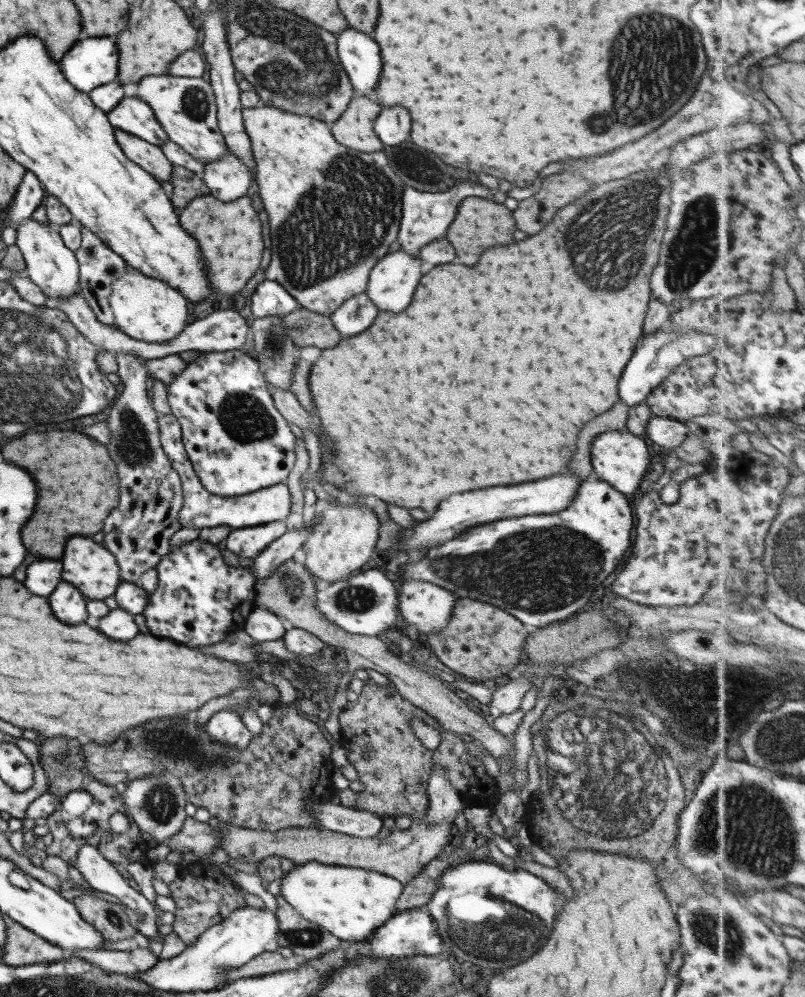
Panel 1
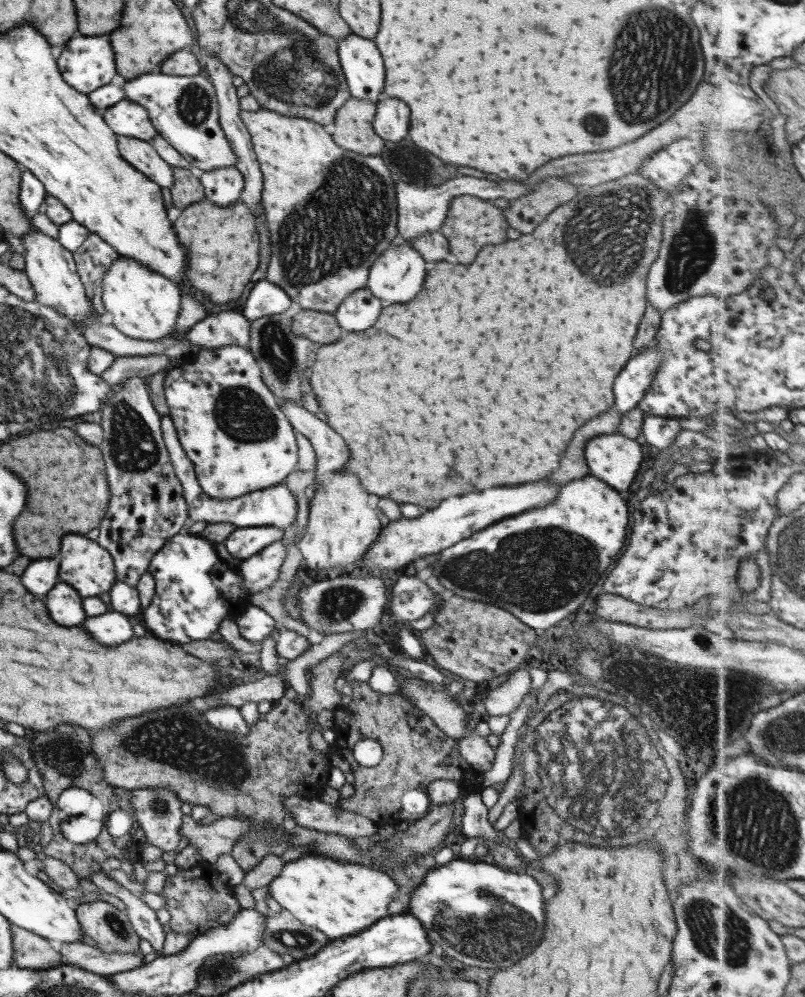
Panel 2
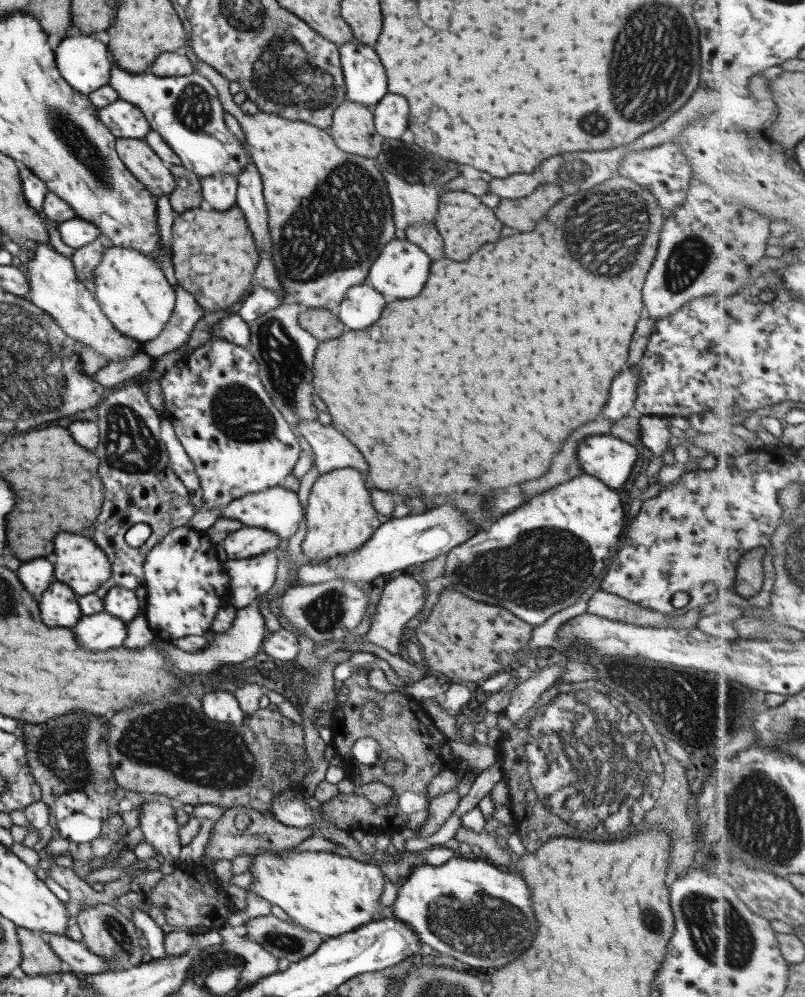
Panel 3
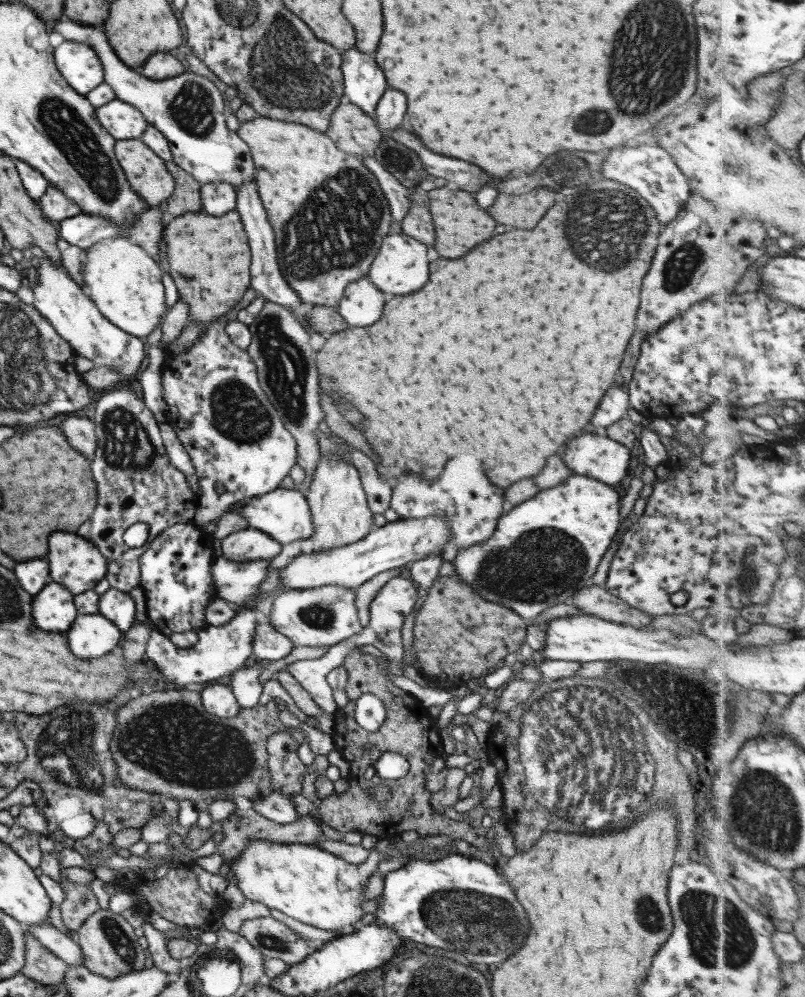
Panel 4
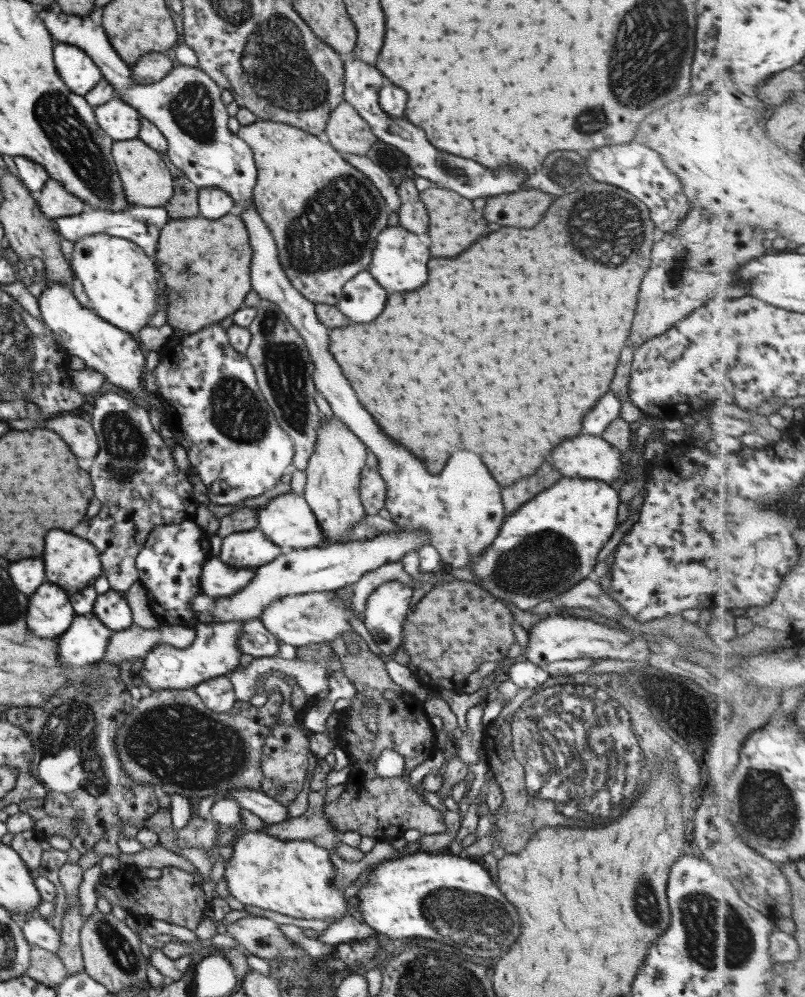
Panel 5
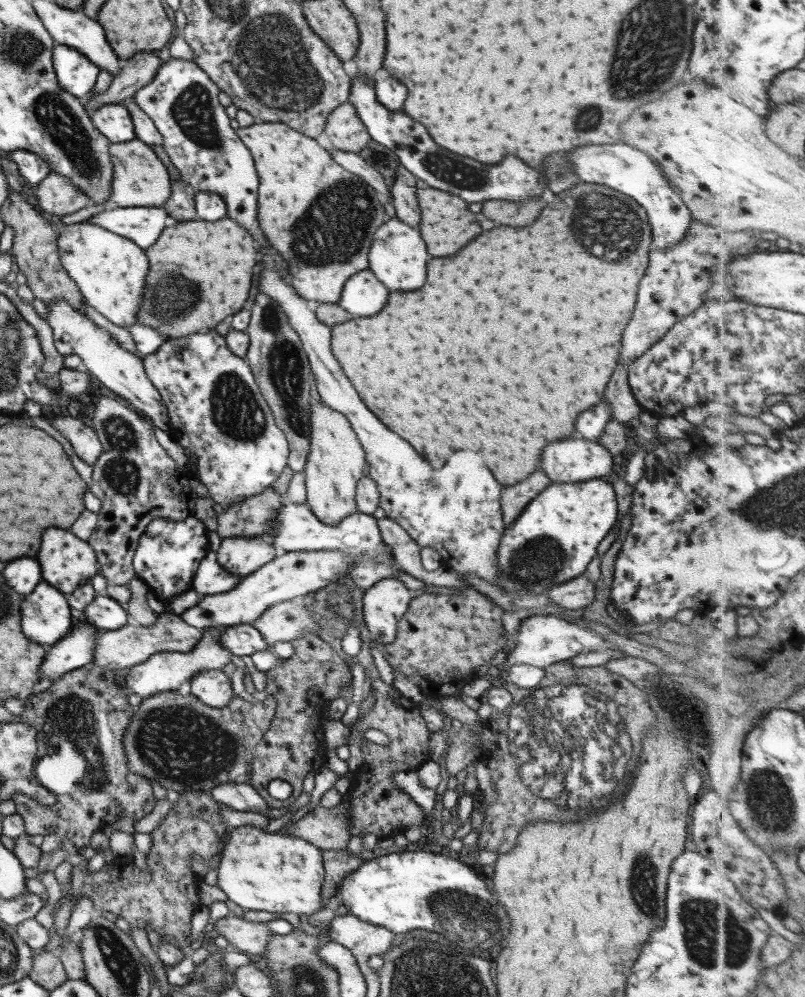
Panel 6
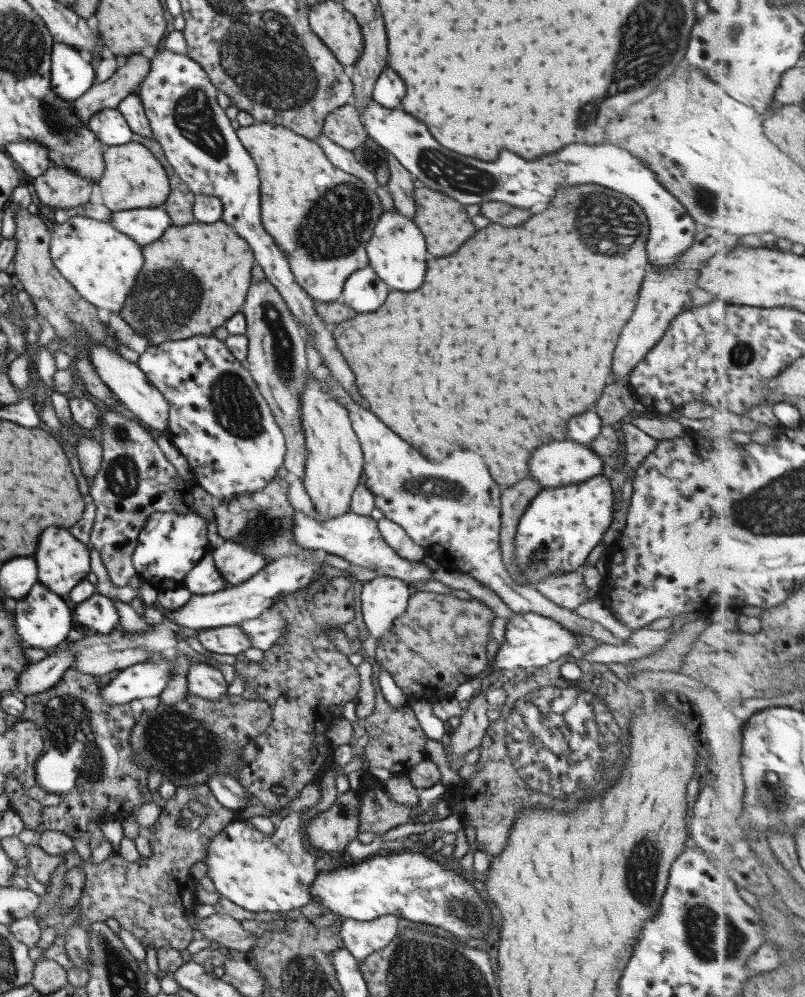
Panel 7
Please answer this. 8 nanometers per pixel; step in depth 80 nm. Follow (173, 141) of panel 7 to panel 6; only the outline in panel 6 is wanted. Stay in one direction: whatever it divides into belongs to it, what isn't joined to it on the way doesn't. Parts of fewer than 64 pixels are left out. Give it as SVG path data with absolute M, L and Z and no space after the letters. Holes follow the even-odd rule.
M172 57L168 62L161 62L156 78L146 84L132 97L133 101L153 120L162 135L162 146L179 170L182 180L197 192L214 192L226 203L227 217L233 218L242 228L253 236L261 258L277 266L277 272L290 283L288 265L281 254L267 245L266 235L258 226L258 186L259 176L255 160L230 127L230 118L219 102L221 90L210 77L203 72L193 60Z

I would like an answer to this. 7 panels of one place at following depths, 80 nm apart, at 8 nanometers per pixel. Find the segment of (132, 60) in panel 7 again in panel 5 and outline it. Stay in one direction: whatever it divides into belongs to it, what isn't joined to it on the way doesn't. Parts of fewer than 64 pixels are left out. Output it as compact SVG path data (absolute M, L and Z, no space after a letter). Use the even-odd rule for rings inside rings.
M166 51L143 54L133 65L130 65L132 79L140 85L160 82L174 68Z

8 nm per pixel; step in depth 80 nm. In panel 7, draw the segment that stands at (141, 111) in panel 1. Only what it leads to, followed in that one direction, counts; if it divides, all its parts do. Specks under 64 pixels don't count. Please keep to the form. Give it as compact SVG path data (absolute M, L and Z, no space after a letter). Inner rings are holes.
M106 108L97 112L89 120L87 127L105 146L124 144L135 140L136 136L117 108Z

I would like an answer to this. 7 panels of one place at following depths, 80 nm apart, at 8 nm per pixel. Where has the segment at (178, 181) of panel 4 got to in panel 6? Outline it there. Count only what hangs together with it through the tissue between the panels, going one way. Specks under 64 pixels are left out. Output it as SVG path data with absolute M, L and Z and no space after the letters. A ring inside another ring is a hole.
M162 145L152 146L159 159L166 165L172 180L171 195L163 208L169 214L171 222L184 222L197 219L195 196L198 193L186 181L182 180L179 170L172 164Z

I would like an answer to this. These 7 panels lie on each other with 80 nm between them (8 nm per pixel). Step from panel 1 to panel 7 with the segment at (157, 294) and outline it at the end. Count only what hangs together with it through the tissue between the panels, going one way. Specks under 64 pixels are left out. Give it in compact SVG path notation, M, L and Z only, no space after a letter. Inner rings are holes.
M72 216L66 222L54 226L50 258L58 272L84 300L98 308L101 313L110 312L119 316L144 264L141 247L133 238L106 222L86 216Z

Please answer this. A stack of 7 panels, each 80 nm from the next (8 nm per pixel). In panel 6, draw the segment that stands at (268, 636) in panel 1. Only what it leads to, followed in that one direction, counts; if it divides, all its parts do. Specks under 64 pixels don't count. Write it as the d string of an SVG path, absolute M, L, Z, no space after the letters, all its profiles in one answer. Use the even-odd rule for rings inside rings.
M222 627L202 629L203 635L190 652L162 651L133 666L125 676L126 682L121 685L122 693L126 697L137 694L144 700L162 692L176 691L196 673L202 673L205 670L221 670L228 662L231 662L232 656L231 652L221 645L221 630Z

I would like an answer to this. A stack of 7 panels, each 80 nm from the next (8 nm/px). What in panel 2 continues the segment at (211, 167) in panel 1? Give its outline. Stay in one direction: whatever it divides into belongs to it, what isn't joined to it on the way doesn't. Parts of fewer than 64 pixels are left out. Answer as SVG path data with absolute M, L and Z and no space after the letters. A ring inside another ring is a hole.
M223 166L198 173L205 198L218 207L240 202L244 186L243 174L236 166Z

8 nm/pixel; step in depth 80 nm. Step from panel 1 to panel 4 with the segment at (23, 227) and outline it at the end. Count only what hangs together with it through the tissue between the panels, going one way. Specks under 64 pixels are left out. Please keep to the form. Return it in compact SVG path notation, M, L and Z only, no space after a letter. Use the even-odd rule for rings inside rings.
M35 254L35 266L38 270L38 283L34 287L33 306L54 327L57 335L61 336L77 355L92 360L94 366L106 366L115 372L119 372L126 381L137 380L143 365L145 364L147 352L146 341L142 338L132 336L114 326L96 308L89 297L86 289L81 289L68 277L68 273L61 263L57 266L47 256Z

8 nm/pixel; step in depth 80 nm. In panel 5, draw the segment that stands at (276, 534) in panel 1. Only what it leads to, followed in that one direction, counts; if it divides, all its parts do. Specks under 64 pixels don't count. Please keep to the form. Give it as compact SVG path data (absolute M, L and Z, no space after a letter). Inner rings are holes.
M256 528L224 537L218 558L236 568L255 568L272 562L284 552L283 548L274 545Z

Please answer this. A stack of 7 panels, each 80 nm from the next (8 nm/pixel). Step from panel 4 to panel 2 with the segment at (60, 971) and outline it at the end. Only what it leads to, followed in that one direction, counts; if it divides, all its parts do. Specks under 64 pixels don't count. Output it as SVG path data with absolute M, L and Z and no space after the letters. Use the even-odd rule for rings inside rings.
M10 923L14 954L12 966L49 970L61 964L62 955L54 943Z

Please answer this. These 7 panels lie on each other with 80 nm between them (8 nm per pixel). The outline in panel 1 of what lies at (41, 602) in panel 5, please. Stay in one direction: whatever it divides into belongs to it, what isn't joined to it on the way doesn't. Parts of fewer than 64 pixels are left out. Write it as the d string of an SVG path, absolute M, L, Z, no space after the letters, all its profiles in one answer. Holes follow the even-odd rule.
M60 582L48 596L52 612L64 624L82 624L88 618L87 598L69 582Z

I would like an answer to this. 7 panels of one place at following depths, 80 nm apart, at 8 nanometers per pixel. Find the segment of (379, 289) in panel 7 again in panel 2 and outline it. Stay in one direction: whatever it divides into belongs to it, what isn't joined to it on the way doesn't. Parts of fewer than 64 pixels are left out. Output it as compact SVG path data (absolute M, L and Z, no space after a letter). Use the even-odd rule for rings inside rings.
M366 287L349 294L334 312L334 316L343 333L358 332L374 326L382 308L384 303Z

